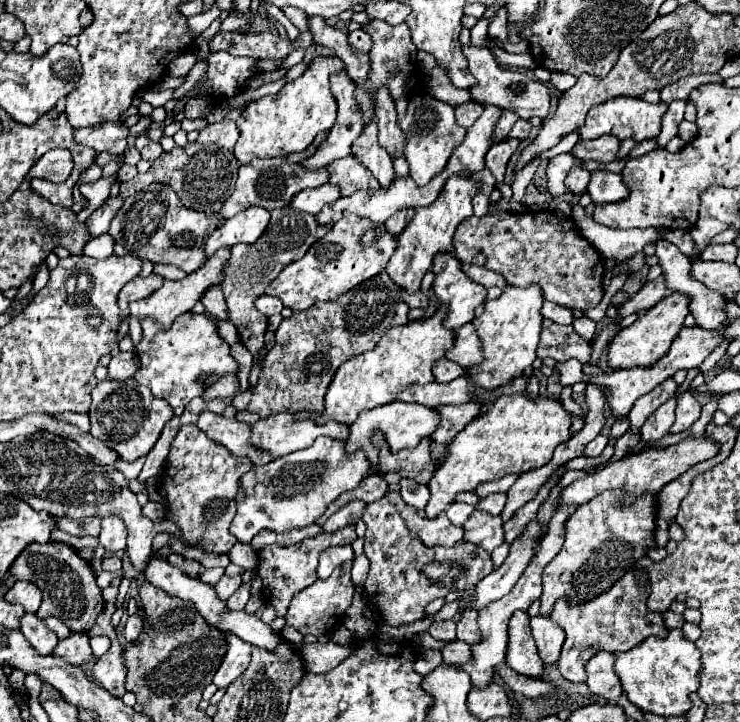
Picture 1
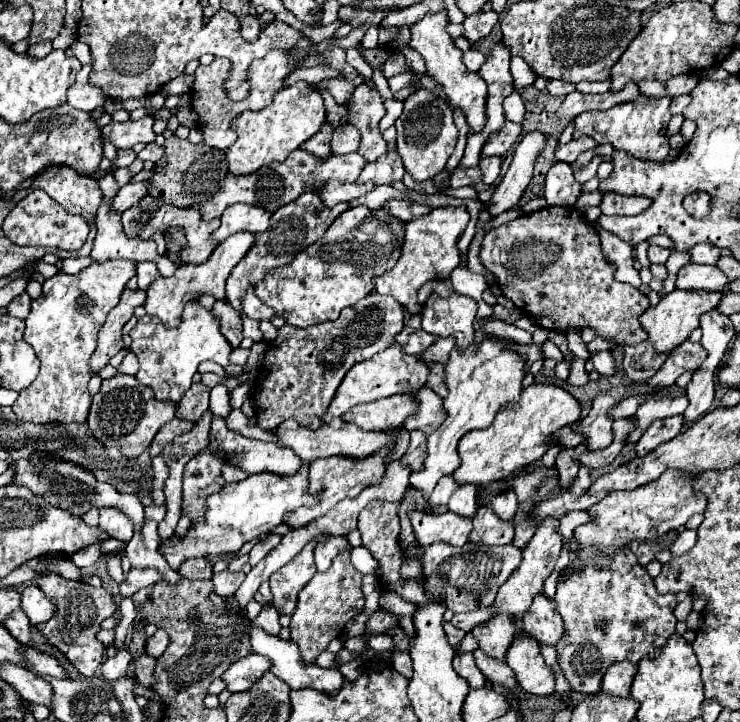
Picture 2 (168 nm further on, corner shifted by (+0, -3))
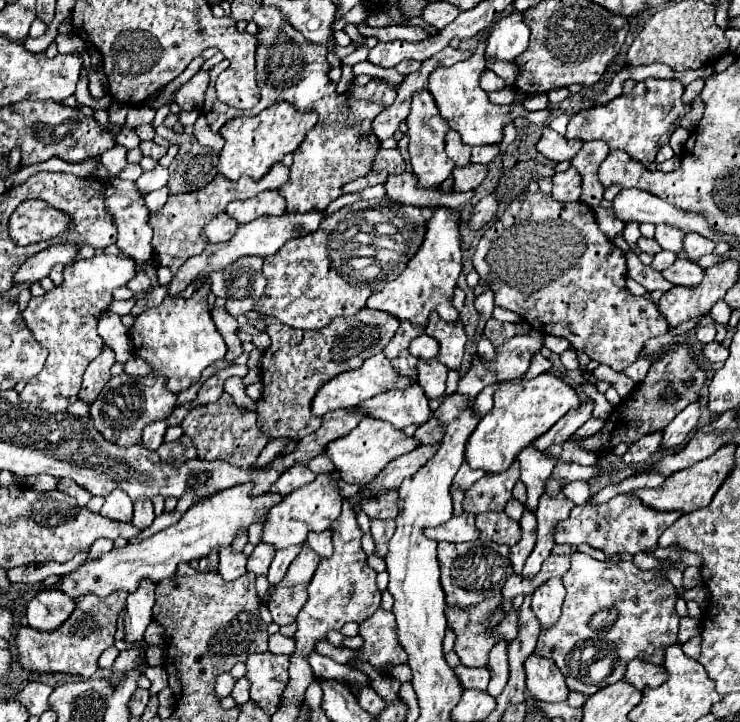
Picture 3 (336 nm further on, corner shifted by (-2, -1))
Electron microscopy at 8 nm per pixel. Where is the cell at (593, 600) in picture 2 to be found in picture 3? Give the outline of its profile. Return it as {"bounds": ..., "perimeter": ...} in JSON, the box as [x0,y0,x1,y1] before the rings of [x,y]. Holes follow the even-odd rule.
{"bounds":[536,552,680,696],"perimeter":[[[574,552],[572,554],[572,568],[564,574],[566,586],[566,600],[562,604],[562,614],[554,626],[540,632],[536,642],[536,654],[540,658],[552,658],[556,666],[562,670],[566,684],[570,690],[582,692],[584,696],[592,696],[598,690],[618,682],[624,678],[624,670],[630,660],[638,658],[652,664],[664,662],[664,652],[668,646],[676,642],[678,622],[680,616],[676,614],[676,592],[672,582],[660,570],[640,570],[632,562],[600,562],[590,558],[588,554]]]}

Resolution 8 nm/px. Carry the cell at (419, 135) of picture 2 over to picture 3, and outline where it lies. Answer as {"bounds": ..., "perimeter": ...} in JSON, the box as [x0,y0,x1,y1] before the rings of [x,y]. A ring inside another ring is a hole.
{"bounds":[408,90,454,188],"perimeter":[[[428,90],[412,94],[412,108],[408,116],[408,152],[412,172],[418,176],[418,188],[434,188],[440,186],[446,178],[450,178],[454,166],[452,160],[444,154],[444,134],[448,132],[448,122],[438,114],[436,102]]]}

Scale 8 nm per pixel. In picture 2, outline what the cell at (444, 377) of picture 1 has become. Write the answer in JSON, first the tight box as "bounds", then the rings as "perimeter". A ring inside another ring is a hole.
{"bounds":[428,364,446,398],"perimeter":[[[430,364],[430,376],[428,376],[428,388],[432,388],[440,398],[446,398],[446,382],[444,382],[444,364]]]}

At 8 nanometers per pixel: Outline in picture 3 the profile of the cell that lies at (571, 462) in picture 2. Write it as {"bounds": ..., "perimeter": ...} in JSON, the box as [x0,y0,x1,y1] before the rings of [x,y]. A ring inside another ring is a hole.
{"bounds":[564,480,590,504],"perimeter":[[[576,480],[576,482],[570,482],[564,486],[564,494],[576,504],[584,504],[590,498],[590,486],[588,486],[588,482]]]}

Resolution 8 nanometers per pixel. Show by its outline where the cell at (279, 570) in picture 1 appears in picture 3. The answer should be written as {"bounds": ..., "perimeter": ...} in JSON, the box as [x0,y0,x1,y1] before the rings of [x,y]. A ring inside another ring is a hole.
{"bounds":[268,544,320,626],"perimeter":[[[302,544],[302,550],[290,564],[284,580],[276,586],[268,604],[268,610],[278,626],[286,626],[296,620],[298,610],[306,602],[306,588],[312,580],[312,574],[316,572],[318,562],[320,556],[308,544]]]}

